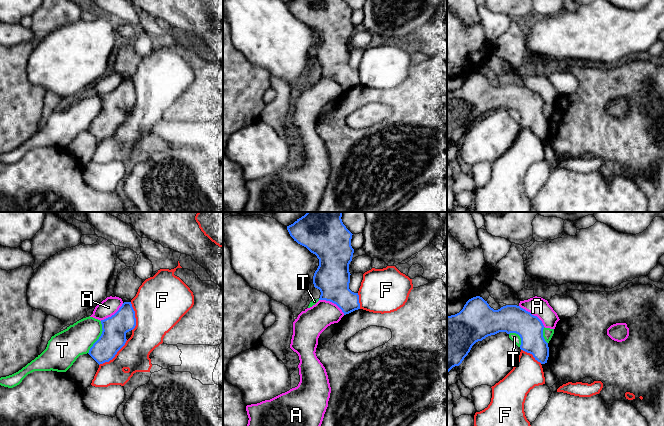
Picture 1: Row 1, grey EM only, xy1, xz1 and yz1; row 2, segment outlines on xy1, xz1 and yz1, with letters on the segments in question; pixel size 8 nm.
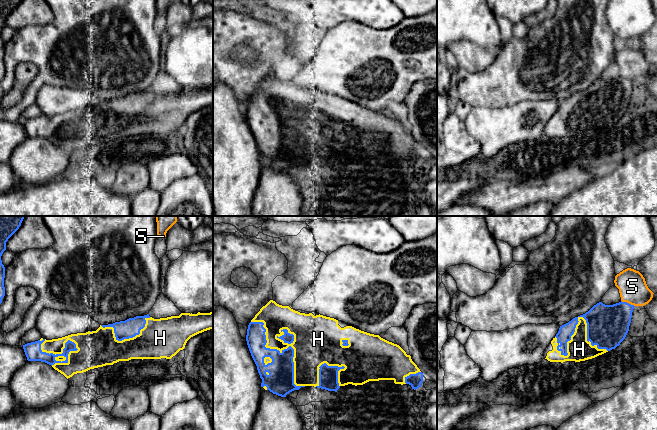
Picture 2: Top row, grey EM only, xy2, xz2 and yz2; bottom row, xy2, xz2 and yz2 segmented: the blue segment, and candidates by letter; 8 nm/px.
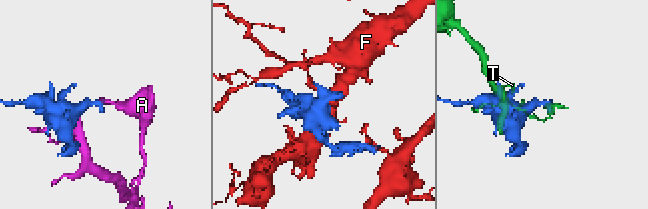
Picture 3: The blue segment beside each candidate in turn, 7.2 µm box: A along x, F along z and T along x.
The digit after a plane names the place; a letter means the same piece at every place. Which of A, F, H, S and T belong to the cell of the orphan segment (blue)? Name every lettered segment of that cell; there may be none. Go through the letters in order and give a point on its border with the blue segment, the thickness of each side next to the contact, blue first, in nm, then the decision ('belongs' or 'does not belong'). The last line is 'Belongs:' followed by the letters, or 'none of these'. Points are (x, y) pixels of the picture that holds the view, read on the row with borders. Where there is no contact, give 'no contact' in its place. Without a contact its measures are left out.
A: yz1 (533, 315) | 220/160 nm | does not belong
F: xy1 (114, 356) | 200/240 nm | does not belong
H: xz2 (284, 349) | 200/340 nm | belongs
S: yz2 (628, 303) | 340/220 nm | does not belong
T: xy1 (99, 337) | 200/240 nm | does not belong
Belongs: H

